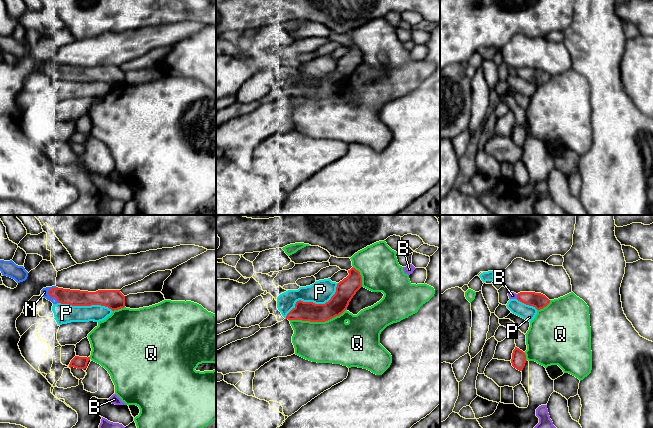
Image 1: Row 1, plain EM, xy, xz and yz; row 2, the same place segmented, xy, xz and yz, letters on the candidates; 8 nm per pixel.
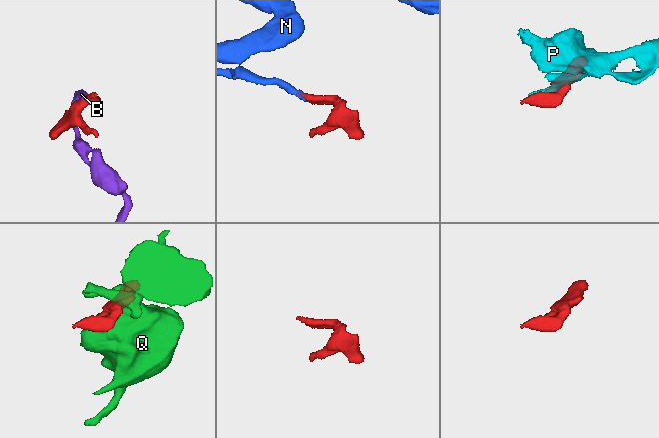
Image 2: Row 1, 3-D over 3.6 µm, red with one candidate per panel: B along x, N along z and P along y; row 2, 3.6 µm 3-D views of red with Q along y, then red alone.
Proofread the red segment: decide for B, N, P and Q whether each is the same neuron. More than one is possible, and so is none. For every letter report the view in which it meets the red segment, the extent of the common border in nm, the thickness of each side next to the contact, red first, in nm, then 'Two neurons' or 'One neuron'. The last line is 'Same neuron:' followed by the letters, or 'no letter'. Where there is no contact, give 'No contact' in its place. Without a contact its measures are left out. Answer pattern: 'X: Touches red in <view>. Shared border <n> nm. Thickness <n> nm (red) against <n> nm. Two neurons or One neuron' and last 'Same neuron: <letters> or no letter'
B: Touches red in yz. Shared border 40 nm. Thickness 120 nm (red) against 60 nm. Two neurons
N: Touches red in xy. Shared border 140 nm. Thickness 130 nm (red) against 60 nm. One neuron
P: Touches red in xz. Shared border 500 nm. Thickness 160 nm (red) against 180 nm. Two neurons
Q: Touches red in xz. Shared border 480 nm. Thickness 160 nm (red) against 360 nm. Two neurons
Same neuron: N

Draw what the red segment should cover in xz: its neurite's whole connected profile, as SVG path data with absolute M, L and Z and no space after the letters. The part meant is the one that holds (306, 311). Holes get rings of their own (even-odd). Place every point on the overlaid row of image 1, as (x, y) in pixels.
M355 268L348 270L349 275L337 284L336 292L325 304L297 301L287 314L288 320L325 322L342 314L349 302L362 287L362 277Z

